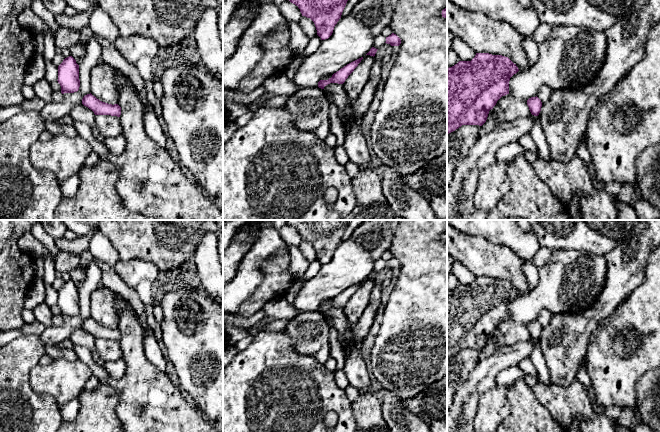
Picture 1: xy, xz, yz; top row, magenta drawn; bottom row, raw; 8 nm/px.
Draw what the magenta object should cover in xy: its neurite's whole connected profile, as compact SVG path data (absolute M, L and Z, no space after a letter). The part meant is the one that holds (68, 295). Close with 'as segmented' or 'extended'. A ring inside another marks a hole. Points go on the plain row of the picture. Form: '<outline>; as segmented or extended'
M69 280L58 290L58 307L61 310L61 317L74 317L79 314L79 289L76 284Z; as segmented

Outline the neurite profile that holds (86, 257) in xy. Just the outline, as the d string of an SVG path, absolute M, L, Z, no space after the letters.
M89 249L83 251L80 255L80 262L79 262L79 268L85 268L87 269L89 264L92 262L93 260L93 256L90 253Z

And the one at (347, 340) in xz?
M351 324L350 329L347 332L338 336L338 340L342 345L343 352L354 349L359 350L362 346L361 343L354 339L354 328L355 325Z

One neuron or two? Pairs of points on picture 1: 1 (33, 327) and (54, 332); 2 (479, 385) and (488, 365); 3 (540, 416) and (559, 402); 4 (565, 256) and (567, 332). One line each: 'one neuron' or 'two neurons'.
1: two neurons
2: one neuron
3: two neurons
4: two neurons

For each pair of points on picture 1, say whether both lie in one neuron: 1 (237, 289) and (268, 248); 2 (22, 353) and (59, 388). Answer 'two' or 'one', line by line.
1: one
2: two

